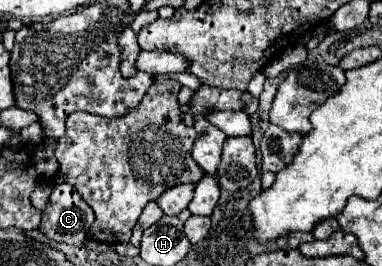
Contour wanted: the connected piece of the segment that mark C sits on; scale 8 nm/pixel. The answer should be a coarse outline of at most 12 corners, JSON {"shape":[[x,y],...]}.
{"shape":[[56,184],[40,232],[82,246],[94,212],[70,184]]}

